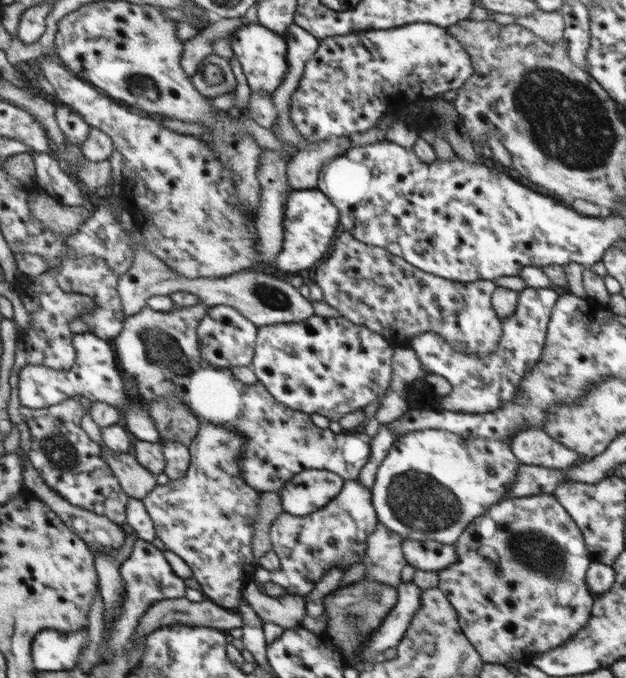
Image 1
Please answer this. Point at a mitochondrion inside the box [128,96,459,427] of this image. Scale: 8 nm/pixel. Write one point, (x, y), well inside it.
(162, 350)

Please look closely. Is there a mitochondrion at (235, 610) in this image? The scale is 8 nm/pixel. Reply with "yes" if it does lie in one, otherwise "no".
no

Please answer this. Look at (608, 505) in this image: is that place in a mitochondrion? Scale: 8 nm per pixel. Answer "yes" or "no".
no

